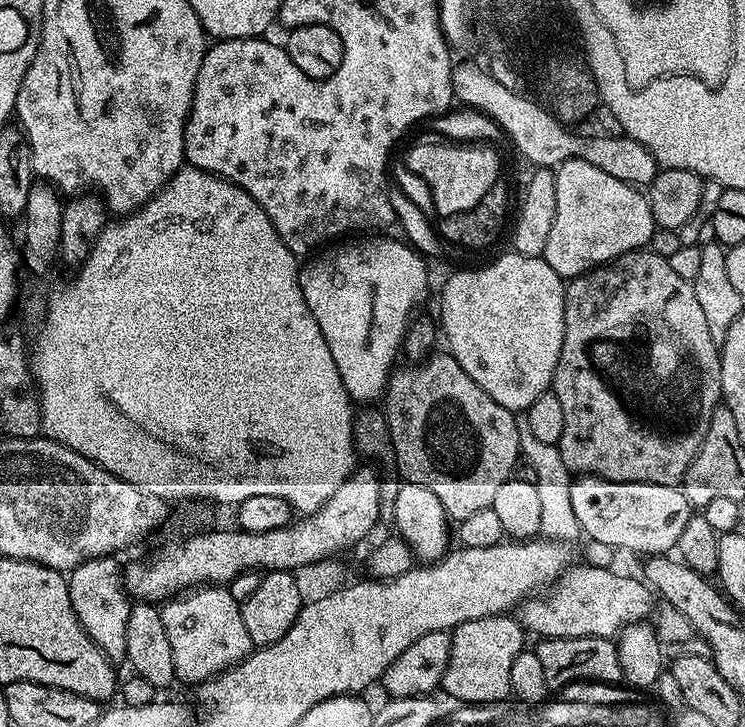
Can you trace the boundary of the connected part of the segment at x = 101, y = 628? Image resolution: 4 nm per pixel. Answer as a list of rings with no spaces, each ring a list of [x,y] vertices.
[[[115,555],[95,556],[85,564],[67,573],[70,604],[78,622],[90,634],[90,638],[113,662],[123,661],[126,657],[126,618],[130,618],[133,601],[124,591],[122,564]]]

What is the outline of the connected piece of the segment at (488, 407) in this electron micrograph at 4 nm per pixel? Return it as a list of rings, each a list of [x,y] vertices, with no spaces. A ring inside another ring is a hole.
[[[433,354],[427,360],[412,362],[404,366],[408,368],[397,367],[388,377],[388,386],[385,388],[382,397],[382,413],[385,422],[388,424],[390,452],[392,456],[396,455],[396,464],[400,467],[401,474],[404,475],[403,479],[410,484],[426,486],[426,490],[438,494],[438,502],[442,502],[448,517],[459,522],[470,518],[470,514],[475,514],[477,510],[486,510],[492,507],[495,492],[502,487],[502,482],[513,479],[518,468],[516,459],[520,460],[522,455],[520,453],[518,428],[515,425],[517,413],[512,412],[506,406],[498,406],[498,402],[494,402],[494,398],[490,398],[490,394],[486,394],[486,390],[482,390],[477,386],[474,378],[470,378],[470,374],[466,374],[466,370],[462,370],[462,366],[458,366],[458,362],[451,354],[443,355]]]

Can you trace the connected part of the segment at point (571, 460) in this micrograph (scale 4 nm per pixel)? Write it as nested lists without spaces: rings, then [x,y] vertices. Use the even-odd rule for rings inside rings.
[[[637,250],[625,253],[608,263],[592,268],[581,276],[567,281],[564,289],[564,333],[562,334],[562,354],[554,370],[551,391],[562,405],[563,425],[559,449],[562,462],[572,474],[601,476],[610,482],[642,482],[658,486],[676,486],[684,479],[690,462],[698,454],[710,426],[710,418],[717,404],[721,403],[720,391],[720,348],[710,338],[706,326],[706,314],[702,314],[698,298],[692,289],[691,280],[681,278],[668,261],[667,255],[659,256],[651,250]]]

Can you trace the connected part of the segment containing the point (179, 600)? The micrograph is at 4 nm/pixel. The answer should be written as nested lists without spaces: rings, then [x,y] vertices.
[[[201,586],[193,588],[179,596],[172,597],[160,608],[162,614],[162,627],[166,630],[170,650],[174,653],[174,670],[176,680],[185,680],[188,684],[199,686],[206,680],[233,668],[244,660],[249,652],[253,651],[254,645],[250,634],[246,634],[246,626],[242,623],[240,613],[241,601],[234,599],[224,586]]]

